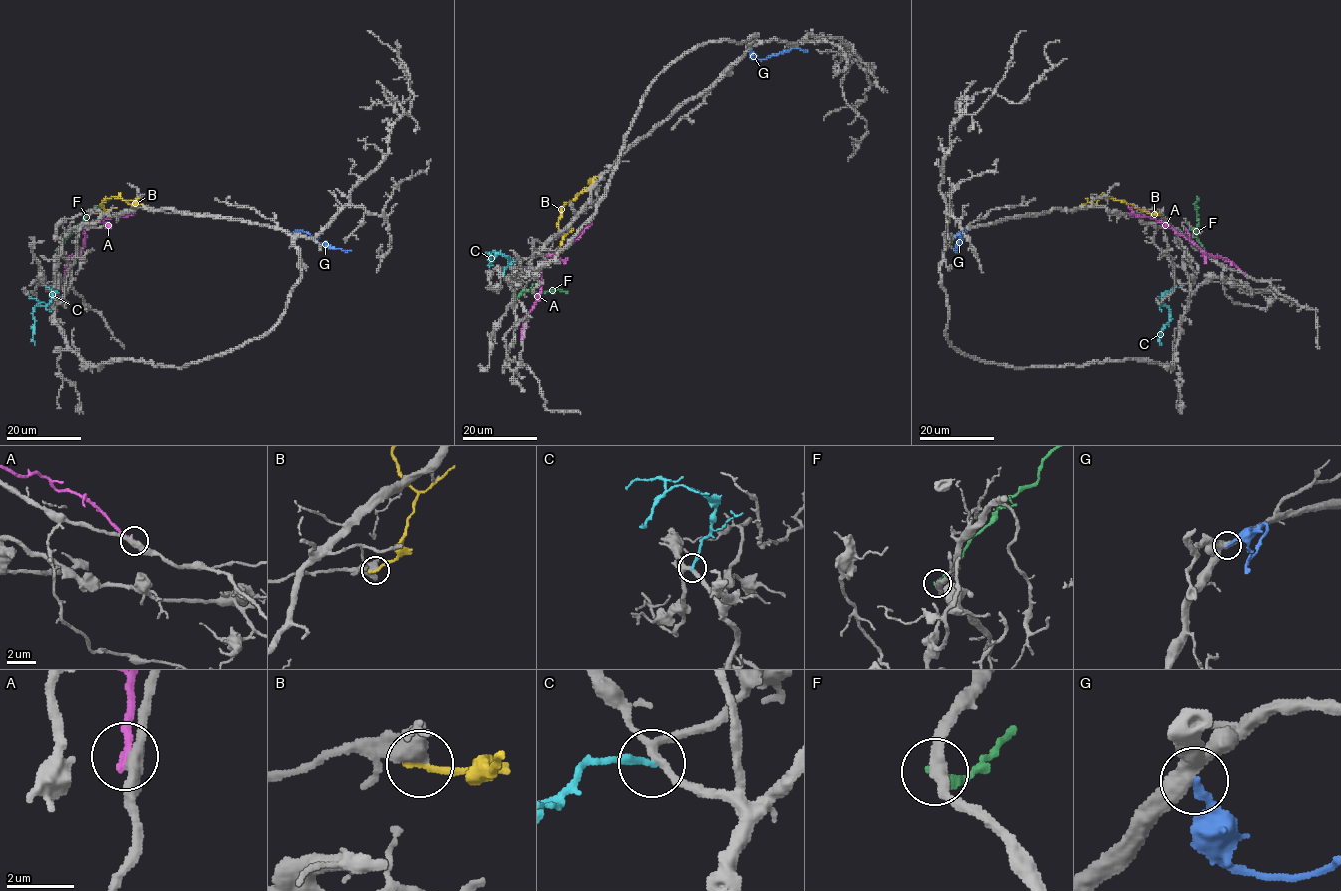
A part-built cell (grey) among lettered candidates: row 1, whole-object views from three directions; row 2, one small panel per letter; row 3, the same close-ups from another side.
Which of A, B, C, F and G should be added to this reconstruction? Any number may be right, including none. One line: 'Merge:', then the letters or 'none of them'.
Merge: none of them

